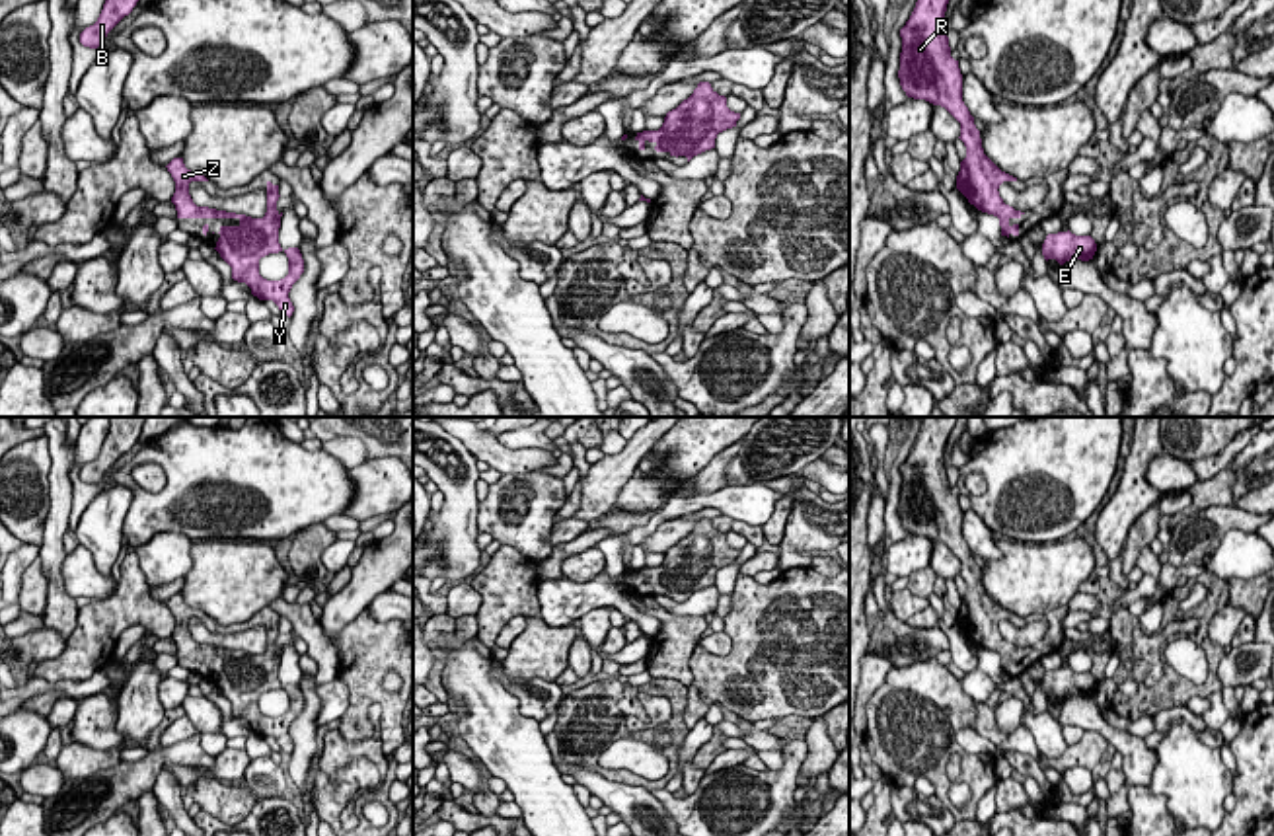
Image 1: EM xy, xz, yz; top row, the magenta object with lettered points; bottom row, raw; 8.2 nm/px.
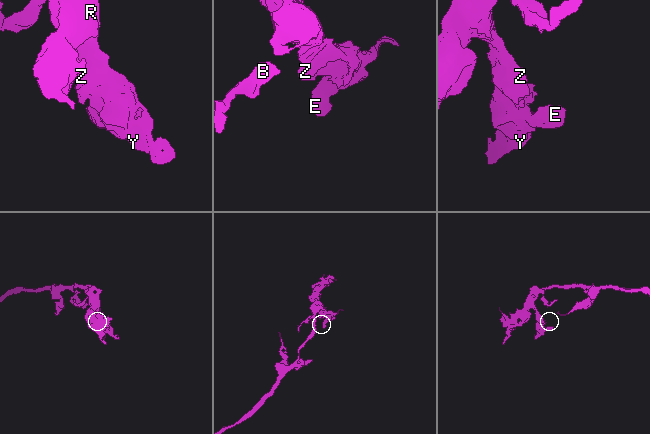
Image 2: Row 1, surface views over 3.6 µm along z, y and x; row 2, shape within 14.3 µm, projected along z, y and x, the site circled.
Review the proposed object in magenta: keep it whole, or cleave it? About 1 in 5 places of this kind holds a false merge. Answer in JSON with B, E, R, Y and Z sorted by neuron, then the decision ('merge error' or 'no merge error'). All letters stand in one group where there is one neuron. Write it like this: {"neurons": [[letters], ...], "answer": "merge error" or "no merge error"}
{"neurons": [["B", "E", "R", "Y", "Z"]], "answer": "no merge error"}

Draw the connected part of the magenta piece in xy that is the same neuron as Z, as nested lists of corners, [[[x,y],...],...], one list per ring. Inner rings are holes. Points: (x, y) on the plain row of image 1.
[[[173,594],[168,602],[175,618],[171,639],[177,655],[238,655],[238,663],[220,663],[216,688],[232,703],[232,715],[245,719],[259,737],[273,737],[281,752],[292,752],[294,742],[288,735],[292,721],[304,709],[304,696],[298,684],[282,686],[279,665],[282,649],[277,647],[279,622],[267,618],[267,649],[263,655],[197,643],[189,631],[191,618],[208,618],[203,610],[185,604],[183,594]],[[284,688],[288,711],[281,717],[267,717],[259,711],[259,696],[269,690]]]

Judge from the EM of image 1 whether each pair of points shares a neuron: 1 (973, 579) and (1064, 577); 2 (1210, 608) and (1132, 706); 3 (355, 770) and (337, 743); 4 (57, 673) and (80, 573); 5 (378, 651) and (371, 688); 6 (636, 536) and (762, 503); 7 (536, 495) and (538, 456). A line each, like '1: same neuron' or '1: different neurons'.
1: different neurons
2: same neuron
3: different neurons
4: different neurons
5: same neuron
6: same neuron
7: different neurons

